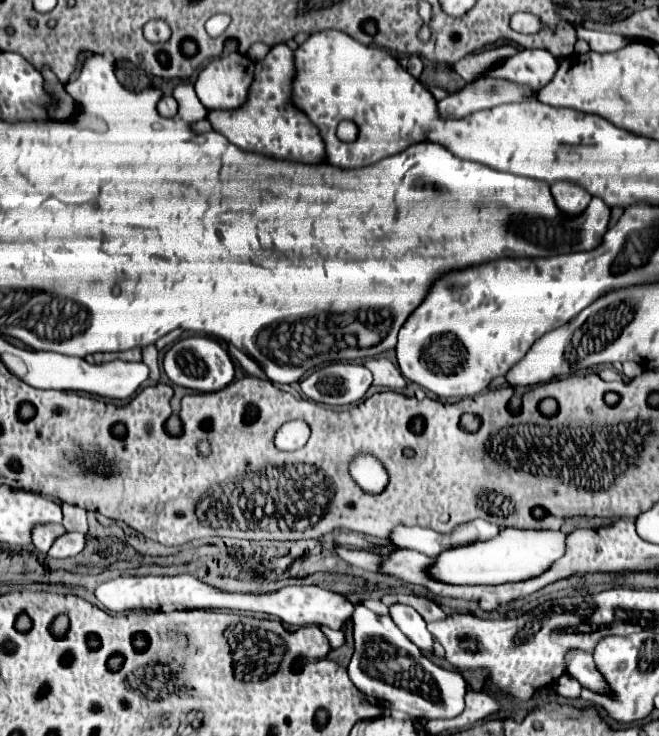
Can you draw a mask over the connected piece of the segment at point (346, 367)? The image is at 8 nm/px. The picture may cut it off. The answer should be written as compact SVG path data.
M329 363L301 381L305 397L325 405L349 405L359 401L373 383L367 367L357 363Z

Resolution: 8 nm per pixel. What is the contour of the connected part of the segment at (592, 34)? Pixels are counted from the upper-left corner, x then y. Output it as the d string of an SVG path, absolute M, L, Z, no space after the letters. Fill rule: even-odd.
M581 25L575 27L577 29L577 37L579 39L585 39L591 47L591 51L597 51L597 53L609 53L609 51L617 51L621 47L625 47L629 43L629 39L621 37L621 35L613 35L609 37L609 33L599 33L599 31L589 31Z

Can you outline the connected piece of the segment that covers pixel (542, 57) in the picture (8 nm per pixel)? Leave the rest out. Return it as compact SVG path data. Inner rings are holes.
M521 49L511 59L489 71L493 77L503 77L515 83L531 85L535 91L545 87L555 75L555 61L549 51L543 49Z

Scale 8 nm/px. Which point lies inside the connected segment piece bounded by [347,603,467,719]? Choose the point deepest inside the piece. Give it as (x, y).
(385, 664)

